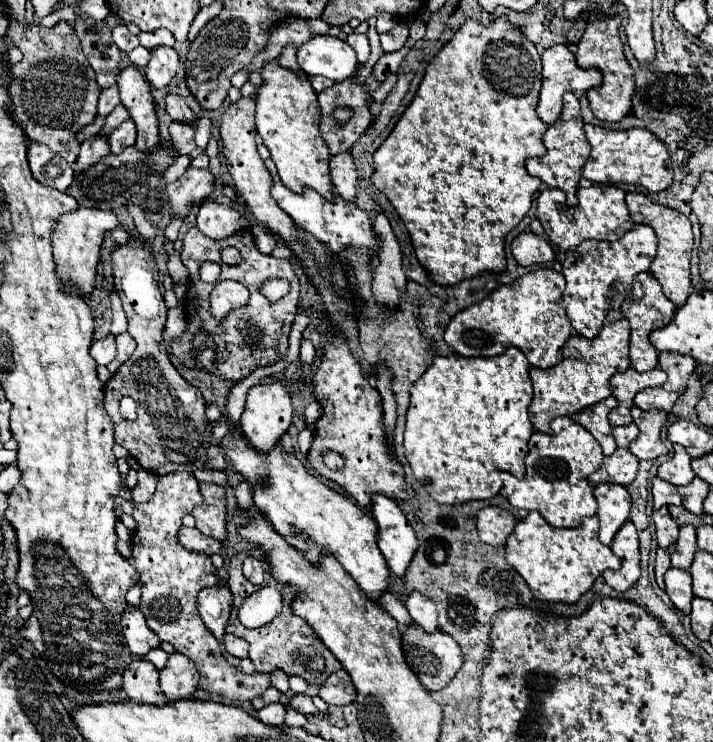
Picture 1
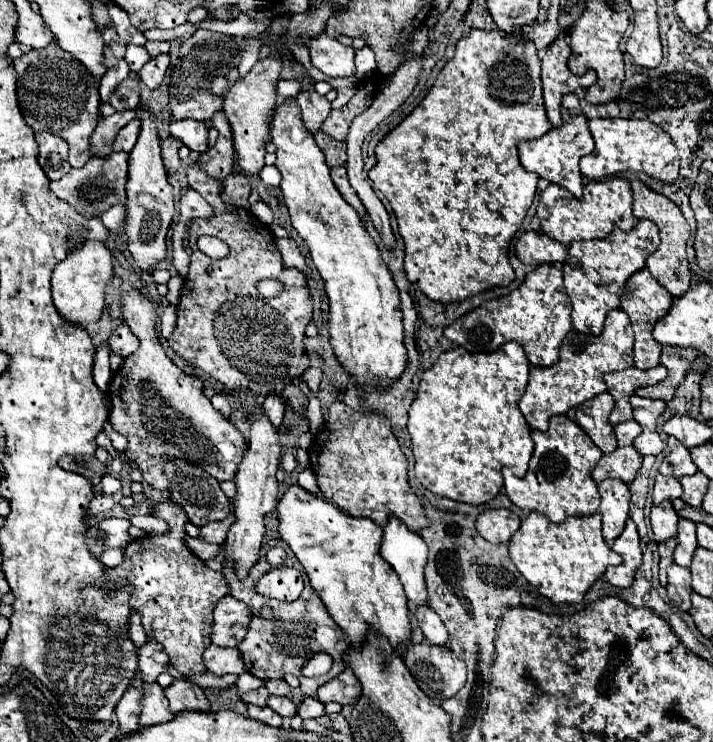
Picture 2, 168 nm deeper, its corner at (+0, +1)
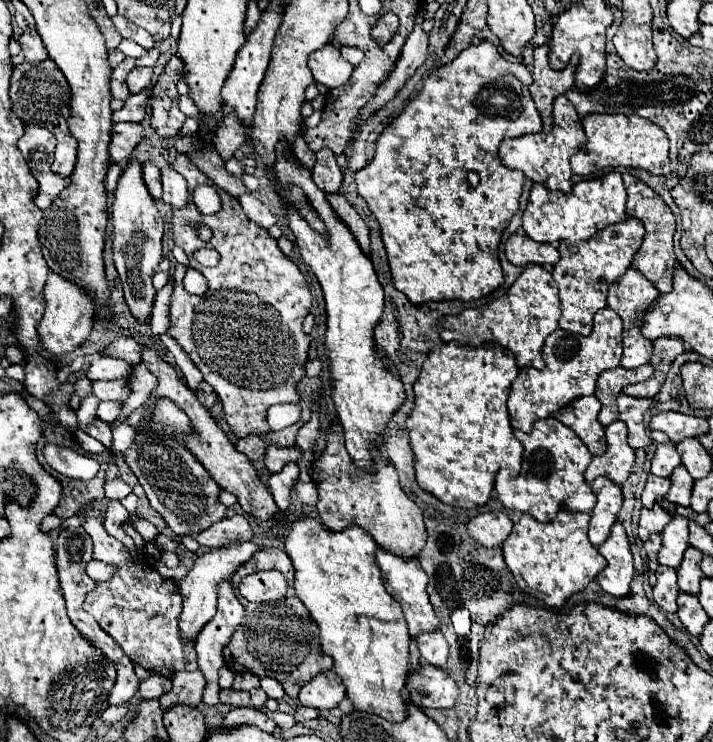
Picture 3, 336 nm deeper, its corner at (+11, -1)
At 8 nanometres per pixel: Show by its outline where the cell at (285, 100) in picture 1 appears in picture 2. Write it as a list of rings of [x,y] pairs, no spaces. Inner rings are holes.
[[[287,98],[283,104],[277,104],[271,116],[271,142],[277,146],[277,162],[283,180],[281,192],[285,204],[291,214],[291,224],[299,232],[299,236],[307,242],[311,250],[311,258],[323,278],[325,292],[329,296],[329,334],[337,360],[341,366],[355,376],[359,384],[387,384],[401,376],[407,366],[407,350],[403,346],[403,324],[401,324],[401,308],[399,294],[391,280],[387,266],[383,264],[377,244],[365,232],[359,214],[339,196],[331,176],[329,166],[325,162],[323,152],[313,140],[313,134],[303,126],[301,108],[295,98]]]

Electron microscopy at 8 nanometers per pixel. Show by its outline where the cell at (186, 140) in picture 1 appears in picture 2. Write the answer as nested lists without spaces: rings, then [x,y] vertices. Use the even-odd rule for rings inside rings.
[[[169,136],[167,140],[161,140],[161,148],[163,148],[163,162],[167,172],[177,172],[181,160],[179,160],[179,148],[183,146],[183,142],[175,136]]]

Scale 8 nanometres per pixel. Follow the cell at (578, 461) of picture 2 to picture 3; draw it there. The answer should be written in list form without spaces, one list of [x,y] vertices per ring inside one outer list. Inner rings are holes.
[[[556,418],[538,420],[532,430],[520,432],[514,430],[514,436],[524,446],[522,472],[518,478],[495,477],[496,497],[504,508],[526,512],[538,522],[550,522],[556,512],[590,512],[596,504],[596,496],[584,480],[584,470],[592,460],[592,454],[586,450],[586,444],[562,422]]]

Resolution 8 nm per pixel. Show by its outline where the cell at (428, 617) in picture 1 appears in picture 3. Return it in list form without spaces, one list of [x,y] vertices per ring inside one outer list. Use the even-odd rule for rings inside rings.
[[[440,632],[434,634],[420,634],[418,642],[418,650],[422,654],[422,660],[426,660],[428,664],[436,666],[436,668],[444,668],[446,666],[446,658],[448,658],[448,642],[444,640],[444,636]]]

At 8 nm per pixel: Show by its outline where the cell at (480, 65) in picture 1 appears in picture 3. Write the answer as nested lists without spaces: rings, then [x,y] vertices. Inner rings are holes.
[[[488,40],[480,42],[478,46],[470,46],[468,50],[462,50],[460,56],[438,68],[436,72],[432,72],[426,82],[424,88],[420,90],[420,94],[406,106],[406,110],[384,130],[384,134],[380,136],[378,144],[376,144],[376,156],[374,160],[364,166],[362,170],[354,172],[354,180],[358,184],[358,194],[366,200],[370,212],[374,214],[374,218],[380,224],[380,234],[382,234],[382,242],[388,254],[388,264],[390,264],[390,272],[392,272],[392,282],[394,286],[404,292],[408,296],[408,300],[412,304],[424,304],[424,302],[440,302],[440,300],[478,300],[486,294],[492,294],[502,282],[502,268],[498,262],[498,244],[502,240],[502,232],[508,226],[508,220],[514,216],[514,212],[518,210],[518,200],[522,194],[522,182],[524,182],[524,174],[520,174],[520,170],[510,170],[506,168],[500,158],[498,158],[498,146],[504,138],[516,138],[516,136],[524,136],[530,132],[540,132],[542,130],[542,120],[538,116],[538,110],[534,106],[534,100],[530,96],[530,84],[532,84],[532,74],[528,70],[528,66],[520,64],[520,62],[508,62],[500,56],[500,52],[496,50],[496,46]],[[474,170],[480,176],[480,184],[476,188],[470,186],[470,182],[466,180],[466,174]]]

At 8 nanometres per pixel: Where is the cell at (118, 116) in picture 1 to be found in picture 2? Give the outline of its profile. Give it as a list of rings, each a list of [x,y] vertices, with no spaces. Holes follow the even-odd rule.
[[[129,76],[125,78],[117,90],[113,92],[109,104],[115,108],[115,112],[125,112],[125,110],[135,110],[139,106],[141,98],[139,98],[139,80],[137,76]]]

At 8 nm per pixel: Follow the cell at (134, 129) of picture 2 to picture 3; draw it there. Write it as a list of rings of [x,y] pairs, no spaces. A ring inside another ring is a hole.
[[[120,122],[112,130],[112,142],[110,142],[110,158],[112,162],[120,164],[124,162],[136,144],[144,138],[144,128],[140,122]]]

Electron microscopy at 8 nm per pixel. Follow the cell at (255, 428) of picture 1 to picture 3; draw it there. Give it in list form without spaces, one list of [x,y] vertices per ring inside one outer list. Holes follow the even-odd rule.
[[[238,542],[238,544],[228,544],[228,546],[222,546],[218,550],[212,550],[208,554],[202,554],[192,570],[188,572],[188,576],[184,580],[178,580],[178,590],[182,594],[182,604],[184,604],[184,610],[180,614],[180,636],[184,638],[184,642],[194,642],[200,634],[200,630],[204,628],[204,624],[216,614],[216,596],[218,596],[218,584],[224,580],[224,578],[232,578],[236,574],[236,570],[248,562],[252,558],[254,552],[258,552],[260,546],[256,544],[250,544],[250,542]]]

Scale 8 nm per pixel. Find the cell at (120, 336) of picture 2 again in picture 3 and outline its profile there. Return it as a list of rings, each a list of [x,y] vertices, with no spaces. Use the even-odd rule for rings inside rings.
[[[116,338],[108,348],[106,348],[106,354],[110,358],[122,358],[126,360],[128,364],[138,364],[142,360],[142,354],[140,354],[142,346],[134,340],[134,338]]]

